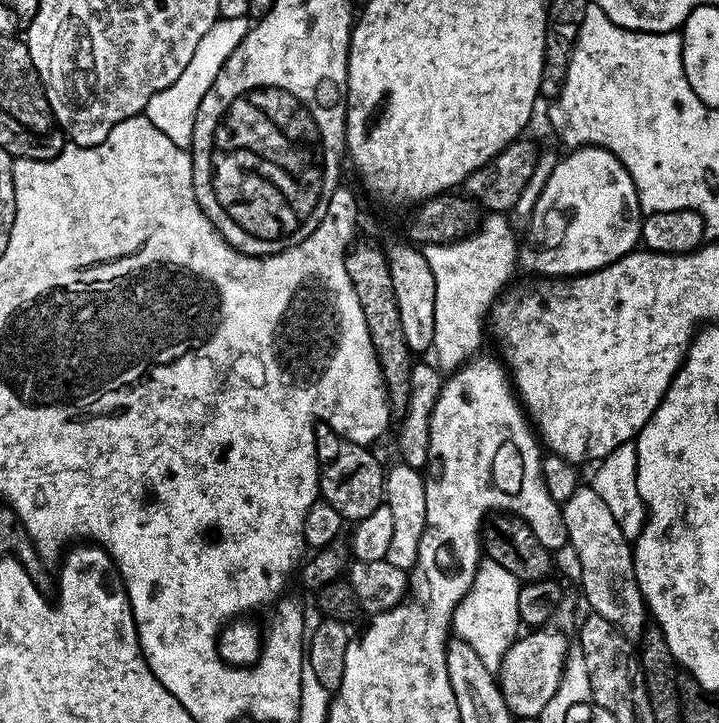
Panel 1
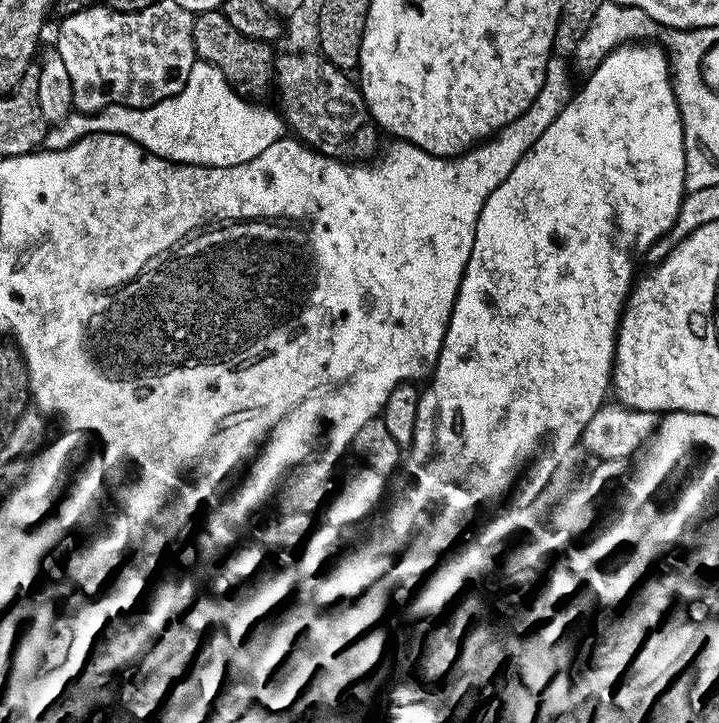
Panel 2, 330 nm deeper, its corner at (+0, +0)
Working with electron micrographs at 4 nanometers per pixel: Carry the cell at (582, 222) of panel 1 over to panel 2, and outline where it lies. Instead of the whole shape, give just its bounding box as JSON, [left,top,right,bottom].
[406,42,686,553]

